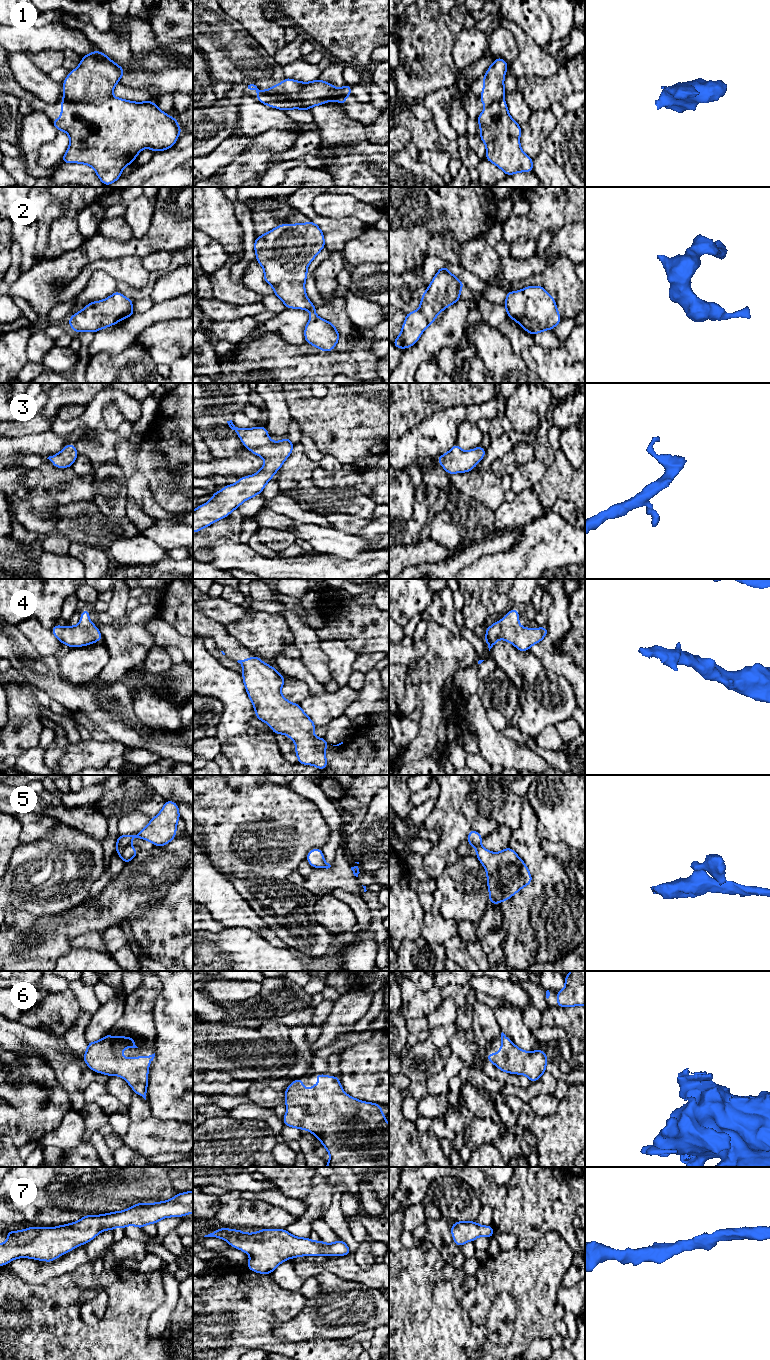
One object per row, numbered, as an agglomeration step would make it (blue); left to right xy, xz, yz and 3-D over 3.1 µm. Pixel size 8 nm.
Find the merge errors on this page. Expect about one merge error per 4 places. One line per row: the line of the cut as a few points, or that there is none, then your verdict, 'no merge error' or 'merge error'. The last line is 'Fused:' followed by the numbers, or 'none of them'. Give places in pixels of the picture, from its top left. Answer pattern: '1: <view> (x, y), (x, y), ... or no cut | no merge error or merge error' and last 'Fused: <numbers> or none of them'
1: xz (302, 87), (294, 96), (267, 94), (260, 91) | merge error
2: no cut | no merge error
3: no cut | no merge error
4: no cut | no merge error
5: xy (129, 845), (118, 853) | merge error
6: no cut | no merge error
7: no cut | no merge error
Fused: 1, 5

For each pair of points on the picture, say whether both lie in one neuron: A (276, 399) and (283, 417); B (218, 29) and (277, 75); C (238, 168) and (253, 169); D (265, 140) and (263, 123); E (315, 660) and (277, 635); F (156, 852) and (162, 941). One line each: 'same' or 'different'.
A: same
B: same
C: same
D: different
E: different
F: different

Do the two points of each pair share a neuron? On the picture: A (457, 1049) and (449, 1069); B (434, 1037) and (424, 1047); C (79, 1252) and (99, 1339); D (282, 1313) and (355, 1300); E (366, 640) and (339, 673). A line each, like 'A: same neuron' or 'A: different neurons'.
A: different neurons
B: different neurons
C: different neurons
D: different neurons
E: different neurons

